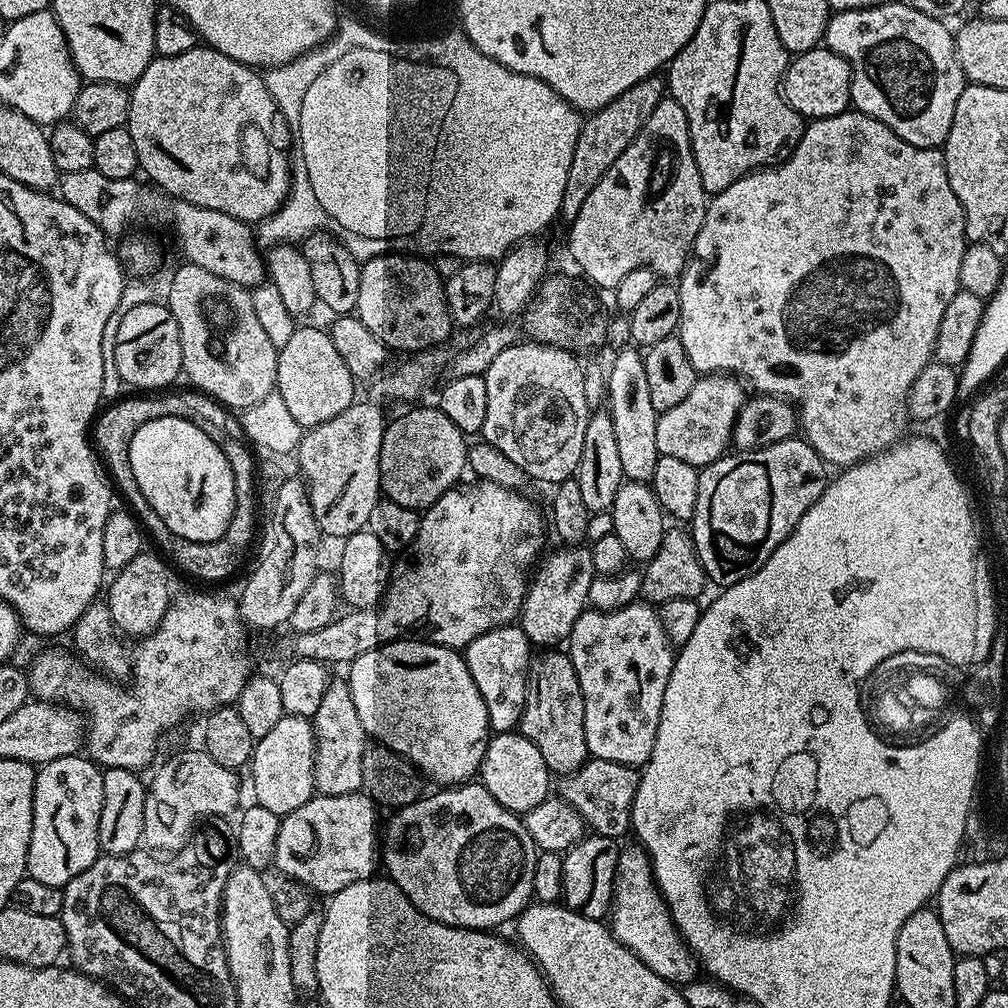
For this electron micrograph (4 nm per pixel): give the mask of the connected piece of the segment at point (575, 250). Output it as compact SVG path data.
M662 99L658 106L654 106L654 114L646 118L642 130L638 130L634 142L630 142L630 146L618 154L618 162L614 162L614 166L602 174L594 190L590 190L586 202L582 202L578 218L574 218L567 229L568 252L573 262L598 287L608 290L615 290L618 282L622 282L630 270L639 268L650 268L660 278L679 277L688 263L694 238L698 238L698 230L702 230L702 218L706 218L708 201L690 146L686 110L682 110L674 99Z

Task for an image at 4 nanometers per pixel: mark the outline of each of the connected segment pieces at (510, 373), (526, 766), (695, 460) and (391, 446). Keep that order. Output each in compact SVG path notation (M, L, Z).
M526 340L502 350L483 374L486 382L486 422L482 440L506 454L533 481L541 480L549 486L573 479L582 458L582 441L586 438L590 409L583 389L584 369L576 360L579 359L566 348Z
M519 731L497 732L491 737L484 751L484 757L480 763L478 773L479 783L506 810L523 814L534 810L538 802L549 799L548 779L550 773L542 754L530 738L521 736Z
M704 374L695 386L670 410L659 413L655 441L661 456L690 462L697 470L705 468L729 451L734 422L746 399L745 385L732 374Z
M432 406L432 408L416 408L413 412L408 412L405 416L400 416L396 421L389 423L384 430L384 437L382 438L382 450L380 451L380 487L383 495L389 500L398 502L398 506L406 506L407 508L414 508L417 510L426 510L432 505L435 500L442 498L442 494L446 494L451 488L457 487L460 475L465 474L468 467L468 450L470 447L465 433L458 430L458 426L454 426L454 422L450 422L450 418L446 418L446 414L440 411L439 407Z

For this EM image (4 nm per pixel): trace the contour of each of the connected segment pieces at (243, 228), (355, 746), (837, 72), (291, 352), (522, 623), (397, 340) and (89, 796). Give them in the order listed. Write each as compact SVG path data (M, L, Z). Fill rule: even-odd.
M176 200L173 205L172 228L187 263L202 266L202 270L210 270L210 274L218 274L218 278L226 278L238 288L251 290L265 283L265 257L254 239L253 229L245 221L222 214L222 210L206 210L185 200Z
M329 679L326 694L322 694L322 702L310 719L316 739L316 757L314 758L316 792L321 796L337 796L361 791L364 787L362 754L366 733L362 726L362 718L358 718L358 710L354 710L354 698L350 694L347 679Z
M817 46L789 59L782 81L782 91L784 100L794 111L809 121L821 120L849 111L852 102L851 81L852 71L846 58L834 54L826 46Z
M293 327L286 342L279 345L275 391L280 393L282 402L286 402L294 422L298 422L301 429L307 430L322 422L330 422L335 416L345 415L356 396L356 384L323 327Z
M575 545L559 549L548 556L546 554L535 567L518 617L518 626L526 634L529 643L538 648L552 648L567 641L569 634L572 633L574 622L587 609L590 585L596 577L592 551L589 547Z
M390 252L386 256L371 256L360 266L360 281L358 282L358 302L355 315L359 316L362 326L371 330L374 338L384 343L389 350L404 352L400 354L415 354L425 350L435 349L454 329L452 315L448 312L448 304L444 300L445 281L431 268L427 259L415 254Z
M84 754L58 758L54 762L43 765L36 773L36 785L34 786L34 802L32 803L32 833L30 834L30 850L28 851L28 870L27 875L33 876L38 882L46 882L46 886L63 888L70 883L82 870L86 870L101 855L100 843L98 842L98 822L102 814L102 778L104 773L95 760Z

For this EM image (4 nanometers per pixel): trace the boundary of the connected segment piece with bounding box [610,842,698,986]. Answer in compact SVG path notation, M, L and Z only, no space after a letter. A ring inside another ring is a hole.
M638 842L631 843L625 843L621 847L614 874L610 913L610 927L614 938L618 938L622 946L626 946L638 959L646 962L646 966L650 966L650 970L654 970L654 974L658 974L663 980L677 986L690 984L697 979L698 961L688 949L688 943L680 937L668 904L656 886L648 851Z

